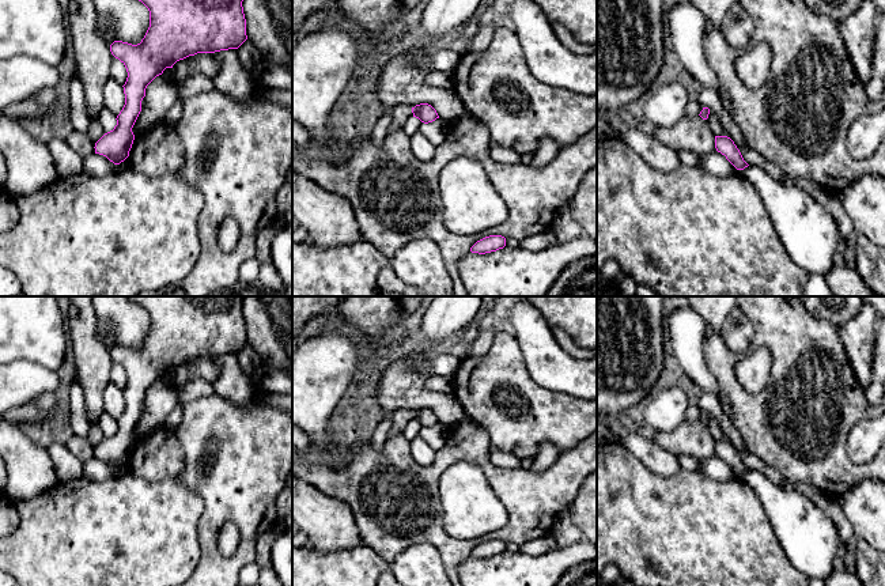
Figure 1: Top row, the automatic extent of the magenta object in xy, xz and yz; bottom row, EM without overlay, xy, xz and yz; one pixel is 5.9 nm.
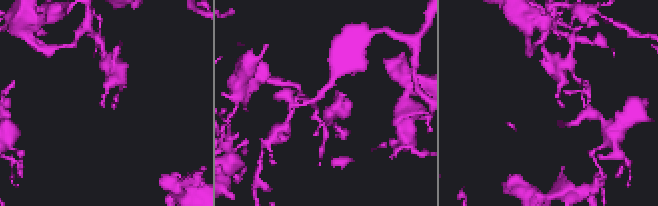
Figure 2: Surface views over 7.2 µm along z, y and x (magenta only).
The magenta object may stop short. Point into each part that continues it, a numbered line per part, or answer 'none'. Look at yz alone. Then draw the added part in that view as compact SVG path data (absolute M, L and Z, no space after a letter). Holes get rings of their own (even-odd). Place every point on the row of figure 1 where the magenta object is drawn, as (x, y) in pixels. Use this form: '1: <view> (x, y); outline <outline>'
none

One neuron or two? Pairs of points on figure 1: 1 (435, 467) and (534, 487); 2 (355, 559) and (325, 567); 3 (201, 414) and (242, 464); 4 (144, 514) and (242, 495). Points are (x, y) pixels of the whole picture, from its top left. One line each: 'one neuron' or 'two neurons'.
1: one neuron
2: one neuron
3: one neuron
4: two neurons

